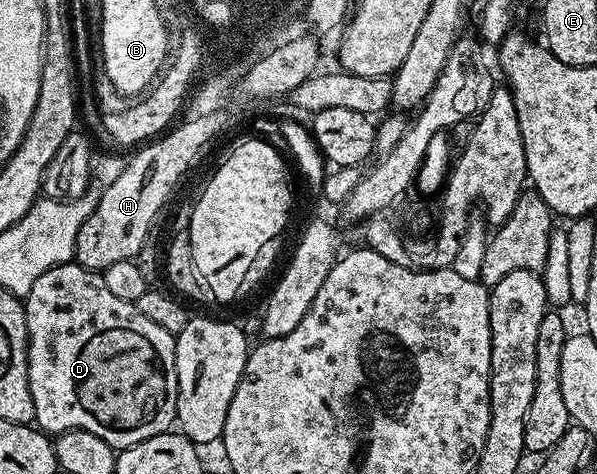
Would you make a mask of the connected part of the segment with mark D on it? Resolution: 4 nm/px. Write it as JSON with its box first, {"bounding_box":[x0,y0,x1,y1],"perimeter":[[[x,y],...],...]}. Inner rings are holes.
{"bounding_box":[23,262,177,450],"perimeter":[[[70,262],[60,264],[47,274],[39,274],[31,286],[31,294],[23,297],[25,305],[25,321],[27,322],[27,334],[29,335],[29,389],[31,390],[31,402],[35,402],[35,414],[33,415],[36,427],[46,434],[60,434],[71,430],[87,430],[95,434],[95,438],[103,438],[114,450],[130,448],[141,444],[144,440],[150,440],[152,436],[158,436],[170,431],[177,419],[177,375],[175,374],[175,346],[177,341],[163,326],[155,326],[143,314],[139,314],[136,304],[123,302],[123,298],[115,298],[111,290],[107,290],[107,282],[103,282],[100,272],[93,272],[90,268],[84,268],[82,264]]]}

